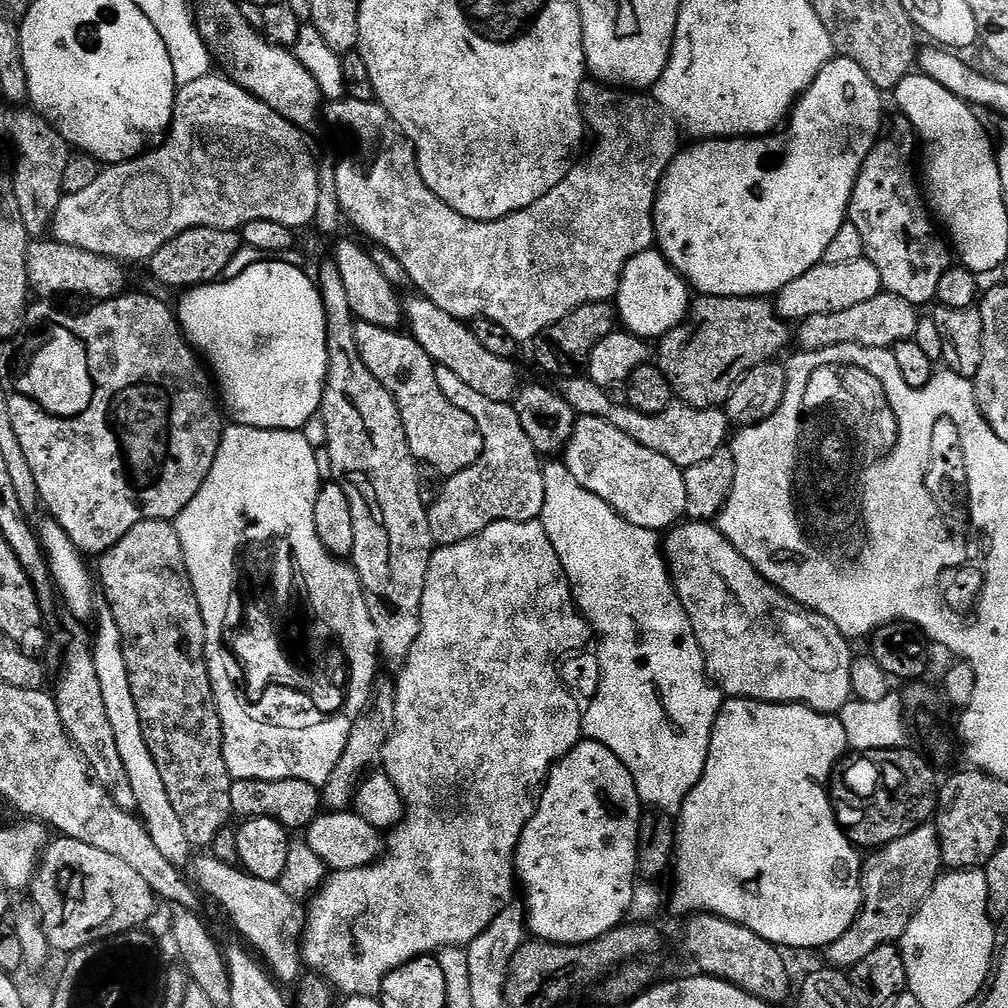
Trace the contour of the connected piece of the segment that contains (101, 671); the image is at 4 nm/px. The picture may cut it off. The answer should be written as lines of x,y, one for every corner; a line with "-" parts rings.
104,610
102,614
100,612
99,618
100,621
96,624
96,640
94,636
91,641
94,670
98,670
98,682
102,685
102,699
114,733
114,743
118,746
118,754
122,757
123,764
126,765
130,786
134,789
136,812
144,829
150,834
154,846
162,850
162,858
177,866
187,865
193,859
194,849
186,838
186,830
183,829
182,821
170,802
170,794
166,794
162,774
158,771
158,766
154,766
154,754
150,754
150,746
146,746
142,718
138,718
134,690
130,690
130,674
126,670
120,627
110,610

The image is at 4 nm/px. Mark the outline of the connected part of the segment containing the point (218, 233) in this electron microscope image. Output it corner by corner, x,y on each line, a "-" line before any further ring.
191,228
178,234
178,238
166,242
162,250
154,253
150,261
152,276
158,283
179,290
211,284
224,276
226,266
230,266
230,258
234,258
241,247
242,236
239,231
230,228

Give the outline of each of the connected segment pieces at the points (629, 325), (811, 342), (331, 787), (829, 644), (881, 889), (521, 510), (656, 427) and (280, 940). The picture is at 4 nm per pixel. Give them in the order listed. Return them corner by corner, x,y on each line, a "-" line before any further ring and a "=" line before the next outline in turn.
655,247
630,258
614,297
619,323
627,331
649,342
659,341
661,336
687,320
693,303
694,296
688,281
678,274
678,270
674,270
674,266
670,266
668,259
=
881,290
870,302
861,302
859,306
850,306
850,310
838,310
834,314
814,314
810,318
799,321
794,332
794,340
801,345
803,351
826,350
826,346
842,346
853,344
863,348
890,348
904,340
910,340
916,334
918,319
917,305
906,302
906,298
898,298
894,294
=
377,675
372,690
370,706
352,724
350,738
346,738
346,750
342,750
342,758
338,758
338,766
334,766
334,774
322,785
322,804
329,812
342,812
353,807
356,791
360,789
360,781
369,775
372,763
379,761
384,755
384,747
394,726
394,706
396,705
396,682
390,675
=
708,522
681,523
667,533
662,547
668,562
668,571
672,573
672,584
676,587
678,598
694,626
698,646
702,646
704,670
708,673
712,683
720,689
725,697
737,700
761,700
767,704
801,704
815,712
829,714
838,714
853,699
850,670
852,669
854,651
852,652
851,646
848,645
851,644
849,637
840,633
838,626
834,626
831,618
820,616
817,612
811,612
809,608
804,608
797,600
791,600
784,592
780,592
779,589
774,587
758,570
754,570
754,566
750,566
750,562
746,562
746,558
742,558
742,554
738,554
736,547
720,533
719,527
=
931,823
915,828
885,848
875,849
869,856
872,857
869,860
867,857
862,864
860,881
864,901
858,918
838,942
826,949
827,963
837,970
850,970
873,950
878,950
878,946
896,944
902,939
906,926
910,926
914,914
942,875
940,839
=
441,364
436,366
436,377
438,390
446,394
448,401
458,406
458,410
466,410
466,414
478,422
484,449
470,467
447,477
438,498
428,505
433,541
440,546
457,544
478,535
494,522
509,520
524,524
527,520
537,519
546,498
542,458
534,450
530,438
526,438
526,430
522,430
522,422
518,422
515,407
478,394
478,390
466,386
458,374
446,370
=
584,374
561,379
558,391
566,398
566,402
570,402
577,417
593,416
610,422
610,426
622,430
626,438
634,438
638,446
646,446
646,450
654,450
654,454
670,458
670,462
674,462
681,470
698,466
698,462
706,462
706,458
718,454
718,450
730,440
728,413
720,408
692,408
689,404
676,402
658,414
642,414
629,408
627,403
615,404
605,389
598,387
=
211,854
197,855
191,861
191,868
195,887
228,915
229,922
248,939
247,947
266,962
271,975
281,985
295,985
302,976
298,943
302,935
302,916
296,913
297,901
286,894
277,881
254,878
243,868
222,862

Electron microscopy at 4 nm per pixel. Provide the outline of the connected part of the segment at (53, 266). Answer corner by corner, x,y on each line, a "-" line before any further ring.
36,238
26,250
26,274
29,278
29,286
33,293
40,298
52,298
48,296
89,296
89,301
103,302
112,300
115,296
123,296
128,284
128,272
119,260
111,260
109,256
90,254
90,250
82,250
78,246
59,244
54,238

